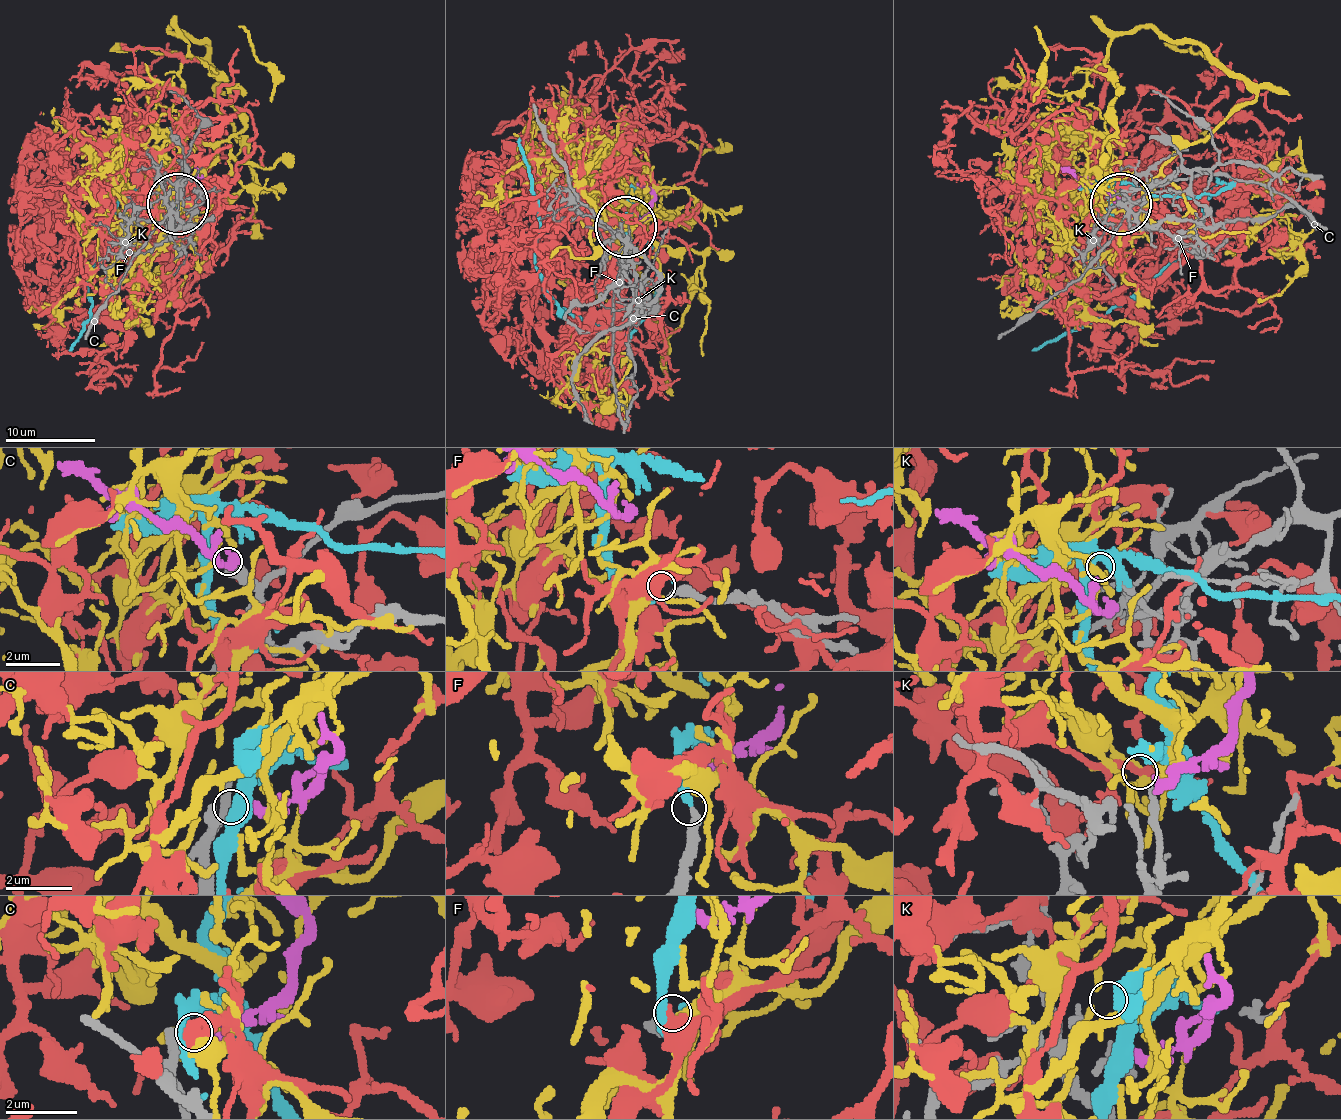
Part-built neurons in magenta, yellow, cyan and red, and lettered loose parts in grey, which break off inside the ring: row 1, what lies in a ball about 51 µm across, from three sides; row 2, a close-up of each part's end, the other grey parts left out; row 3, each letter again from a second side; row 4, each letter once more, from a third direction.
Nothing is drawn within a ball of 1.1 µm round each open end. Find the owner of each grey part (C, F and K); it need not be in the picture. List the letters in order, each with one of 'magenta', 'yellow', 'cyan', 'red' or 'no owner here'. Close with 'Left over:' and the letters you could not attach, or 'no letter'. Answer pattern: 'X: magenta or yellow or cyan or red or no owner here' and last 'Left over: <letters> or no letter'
C: magenta
F: cyan
K: yellow
Left over: no letter

